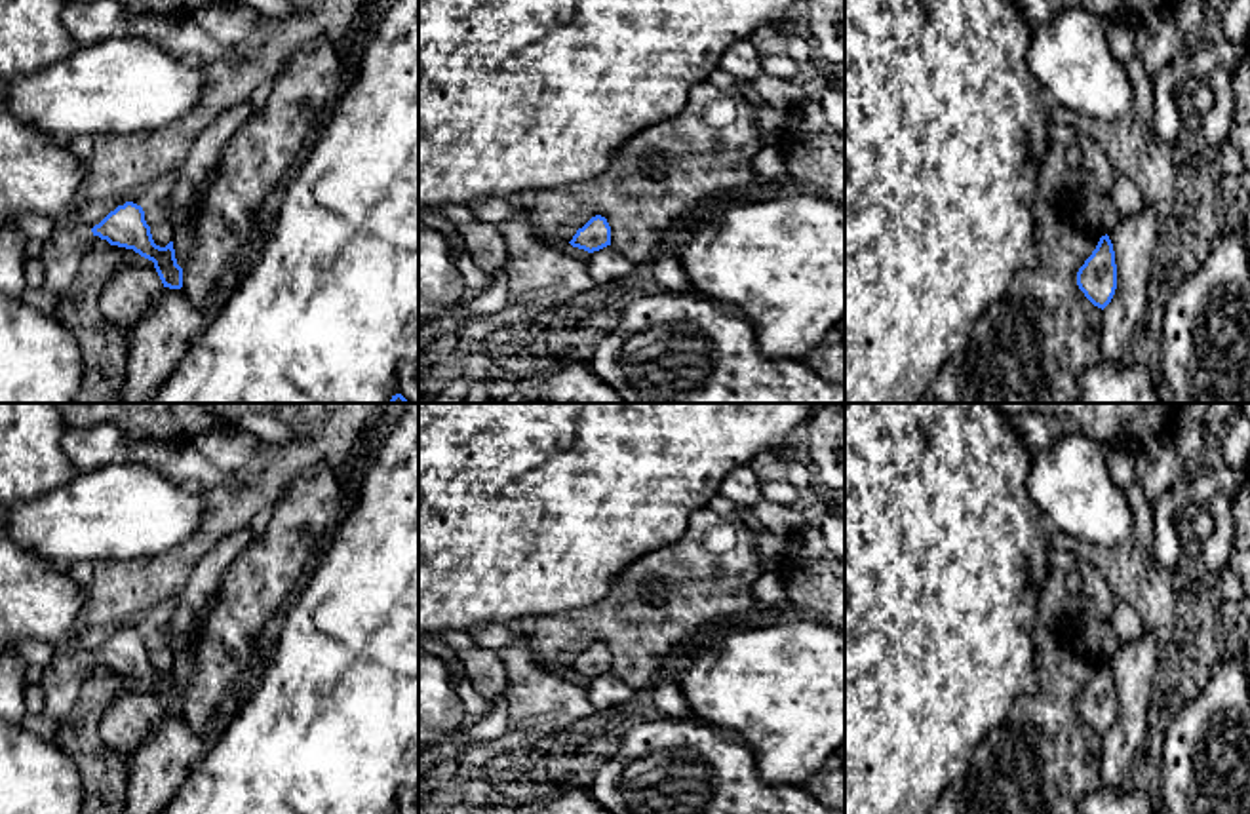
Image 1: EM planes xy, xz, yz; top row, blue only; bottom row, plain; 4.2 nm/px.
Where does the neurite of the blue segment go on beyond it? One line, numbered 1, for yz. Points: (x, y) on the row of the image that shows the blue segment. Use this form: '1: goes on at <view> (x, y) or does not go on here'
1: does not go on here

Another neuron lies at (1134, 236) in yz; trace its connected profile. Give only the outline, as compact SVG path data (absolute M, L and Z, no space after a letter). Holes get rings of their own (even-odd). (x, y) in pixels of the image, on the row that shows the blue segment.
M1143 205L1140 213L1119 219L1109 234L1117 264L1117 289L1102 310L1102 359L1123 361L1128 356L1128 342L1149 302L1149 272L1157 232L1159 219Z

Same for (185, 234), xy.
M190 211L186 221L173 230L173 240L171 240L175 249L175 259L177 264L183 268L183 274L188 255L196 245L196 240L198 240L198 228L196 228L194 213Z

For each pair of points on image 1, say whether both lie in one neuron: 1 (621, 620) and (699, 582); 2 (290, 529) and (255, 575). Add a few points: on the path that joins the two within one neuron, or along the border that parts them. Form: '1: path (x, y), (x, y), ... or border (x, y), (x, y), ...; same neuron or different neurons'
1: path (640, 615), (680, 586); same neuron
2: path (290, 541), (267, 563); same neuron

